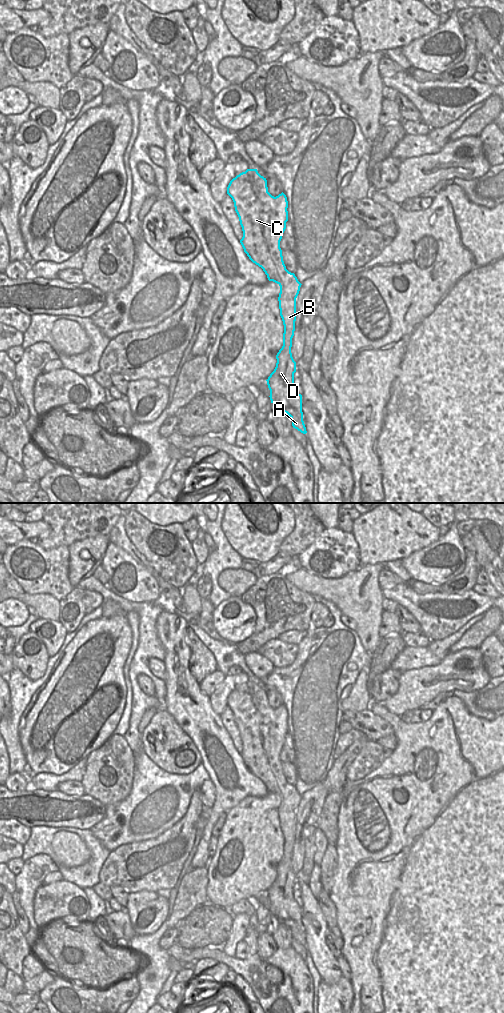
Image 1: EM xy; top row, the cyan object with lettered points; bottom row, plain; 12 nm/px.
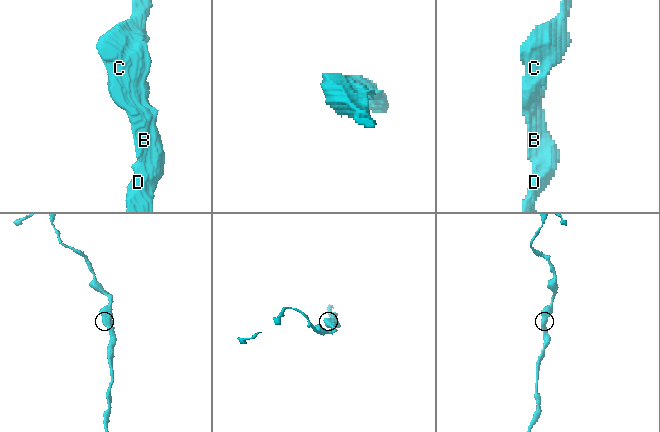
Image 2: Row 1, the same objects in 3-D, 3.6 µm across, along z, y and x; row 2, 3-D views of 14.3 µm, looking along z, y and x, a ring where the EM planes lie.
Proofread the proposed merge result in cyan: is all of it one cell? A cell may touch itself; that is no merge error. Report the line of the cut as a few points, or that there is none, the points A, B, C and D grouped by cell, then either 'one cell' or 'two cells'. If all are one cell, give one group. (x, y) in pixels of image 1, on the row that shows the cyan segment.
no cut; A B C D; one cell

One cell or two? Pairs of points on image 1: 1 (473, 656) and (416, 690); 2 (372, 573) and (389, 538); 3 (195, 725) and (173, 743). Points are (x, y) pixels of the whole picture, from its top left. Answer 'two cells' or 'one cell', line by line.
1: one cell
2: two cells
3: two cells

